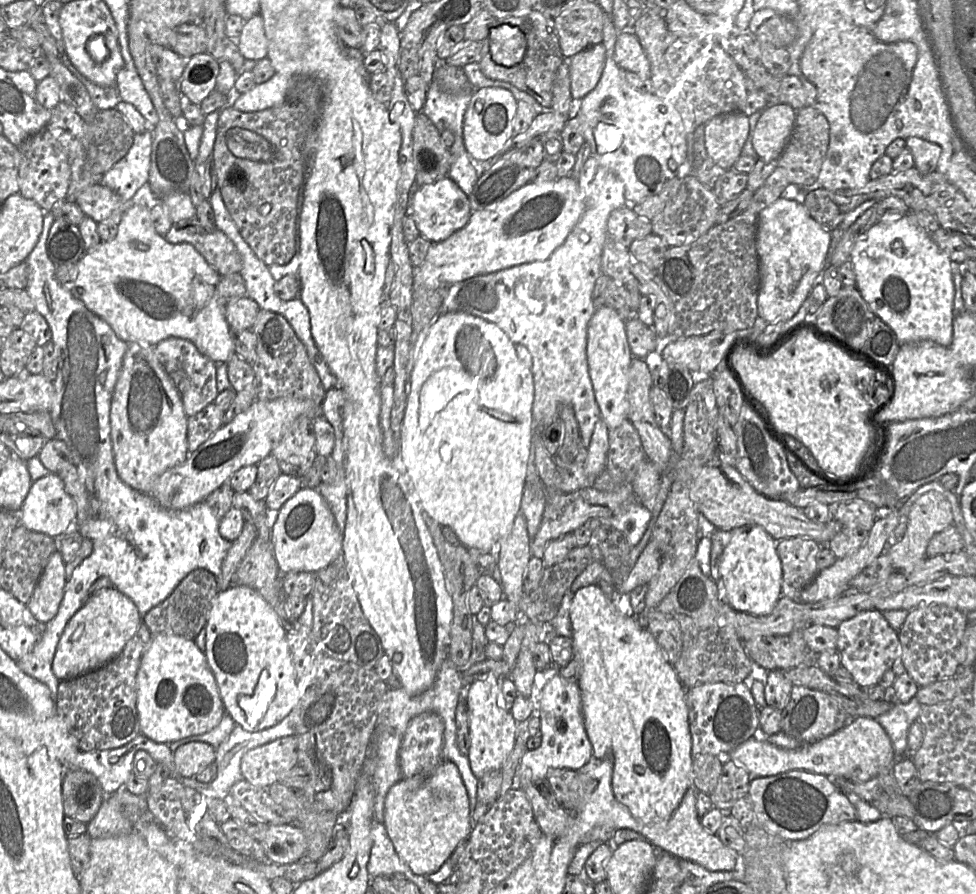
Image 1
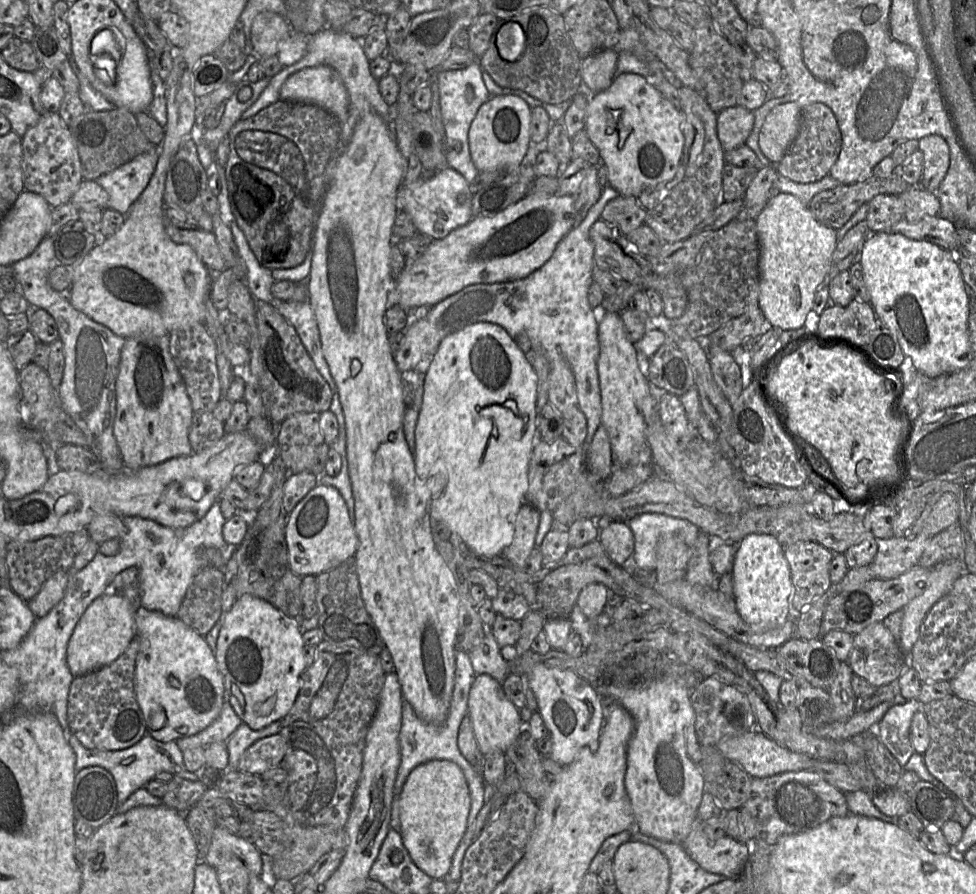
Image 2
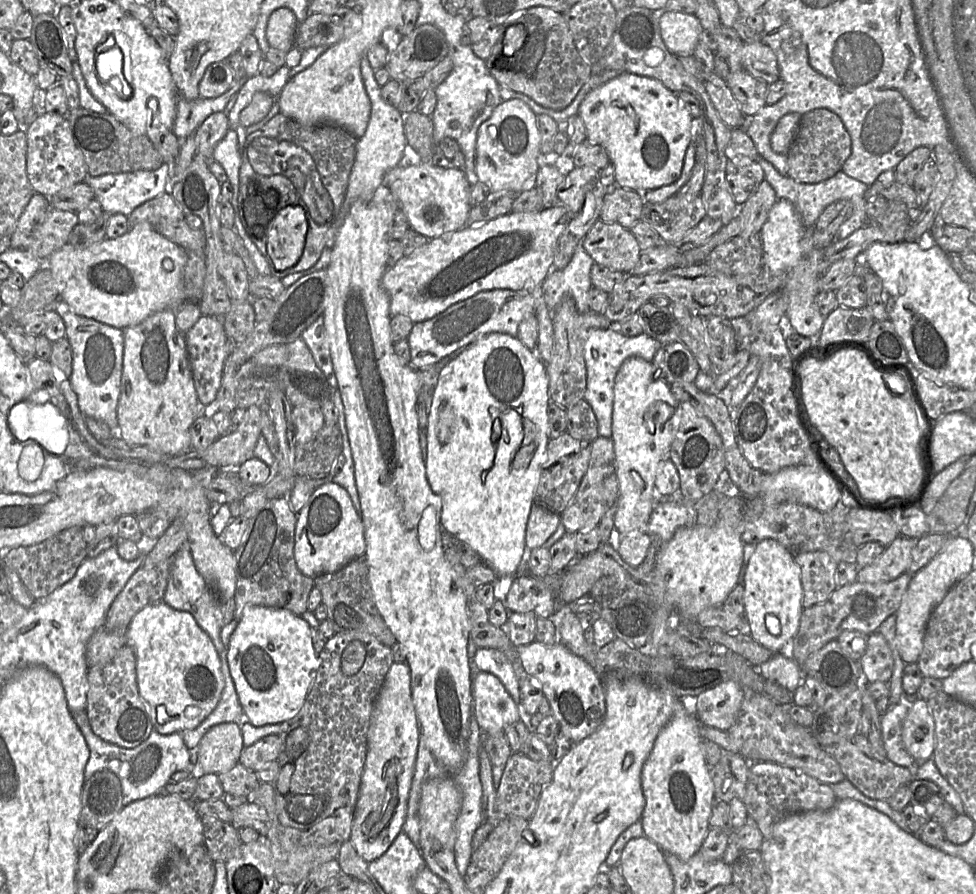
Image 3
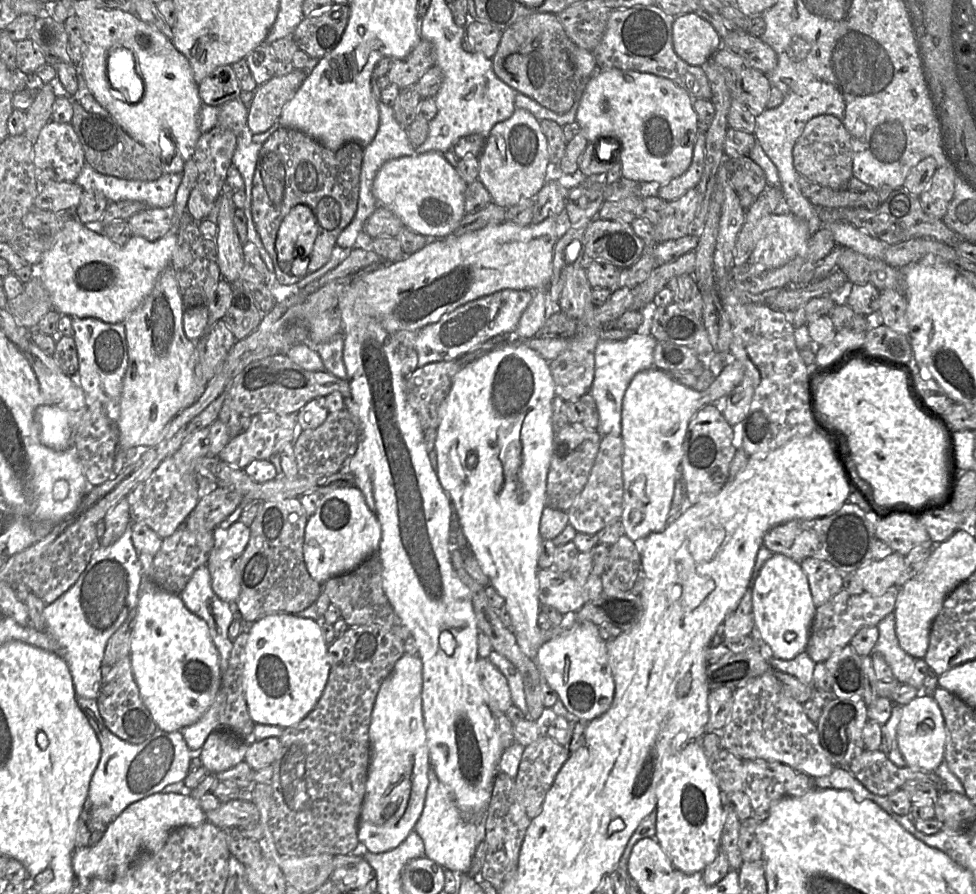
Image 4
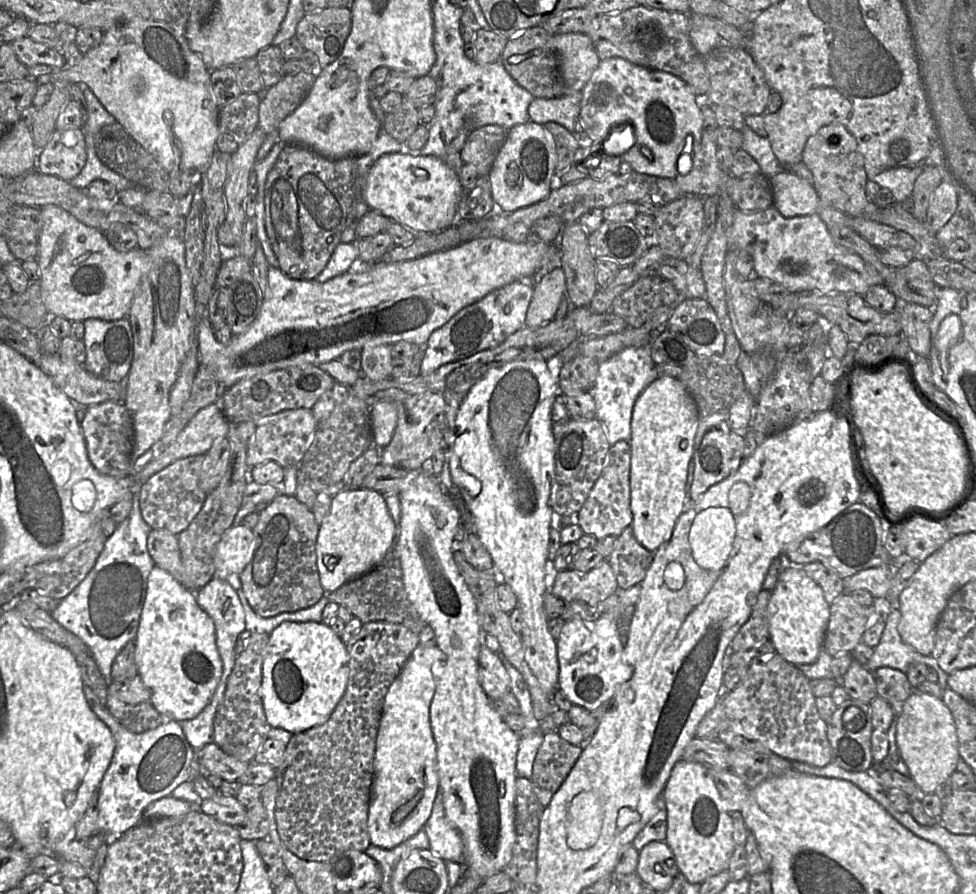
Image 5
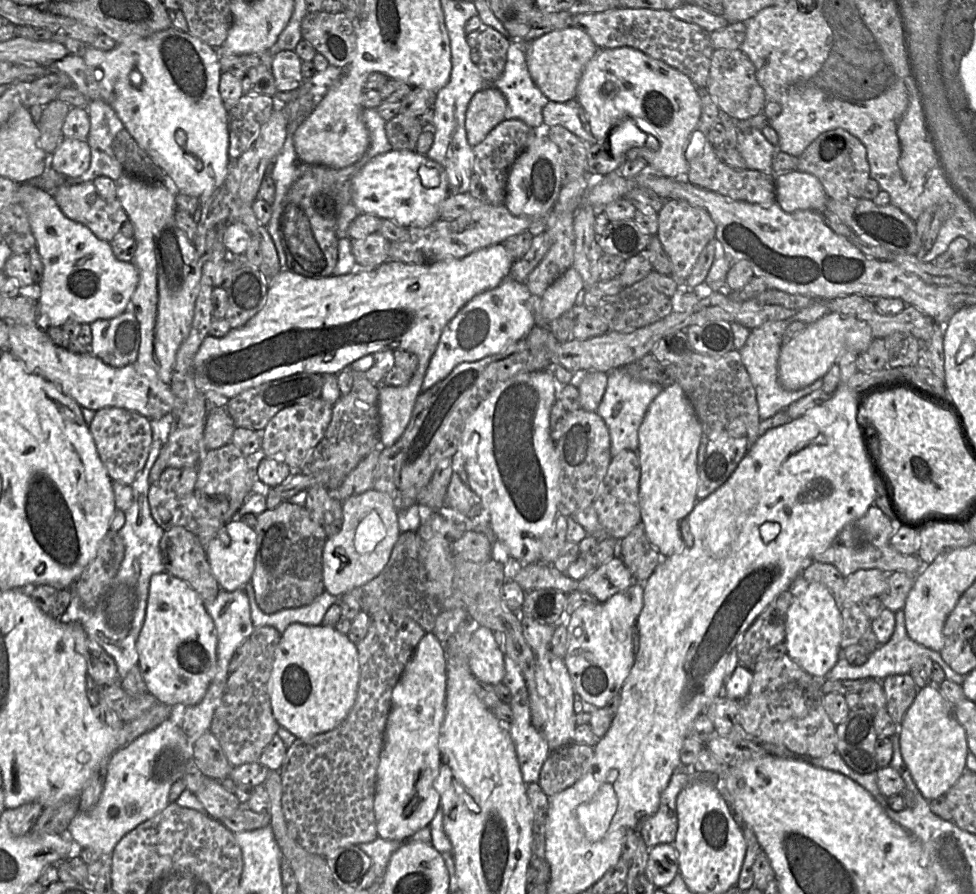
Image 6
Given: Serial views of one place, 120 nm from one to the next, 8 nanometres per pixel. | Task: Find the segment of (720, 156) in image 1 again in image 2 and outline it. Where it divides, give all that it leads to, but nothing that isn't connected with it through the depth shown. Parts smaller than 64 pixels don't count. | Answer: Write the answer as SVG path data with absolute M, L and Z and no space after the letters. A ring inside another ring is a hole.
M742 106L728 107L717 113L717 135L724 151L743 144L754 126L754 112Z

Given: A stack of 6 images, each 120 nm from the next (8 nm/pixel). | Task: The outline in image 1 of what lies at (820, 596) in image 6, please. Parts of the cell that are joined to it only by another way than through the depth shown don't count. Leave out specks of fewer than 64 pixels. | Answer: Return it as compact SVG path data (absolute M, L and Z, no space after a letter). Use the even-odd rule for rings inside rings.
M743 526L730 532L728 545L721 555L719 572L725 586L727 603L736 611L754 616L770 615L782 596L783 571L776 550L777 541L760 526Z

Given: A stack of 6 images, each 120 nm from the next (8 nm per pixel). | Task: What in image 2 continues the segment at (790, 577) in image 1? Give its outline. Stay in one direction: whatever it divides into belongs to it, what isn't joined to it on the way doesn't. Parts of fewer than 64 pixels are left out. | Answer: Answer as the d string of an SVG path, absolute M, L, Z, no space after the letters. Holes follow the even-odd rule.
M816 542L785 545L792 581L791 606L797 611L821 597L833 584L829 565L834 553Z

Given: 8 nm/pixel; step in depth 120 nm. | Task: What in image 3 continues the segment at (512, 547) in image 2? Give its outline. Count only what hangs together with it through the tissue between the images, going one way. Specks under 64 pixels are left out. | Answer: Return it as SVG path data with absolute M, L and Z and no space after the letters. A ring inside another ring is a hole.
M535 503L530 511L525 534L527 552L542 547L561 523L560 514Z

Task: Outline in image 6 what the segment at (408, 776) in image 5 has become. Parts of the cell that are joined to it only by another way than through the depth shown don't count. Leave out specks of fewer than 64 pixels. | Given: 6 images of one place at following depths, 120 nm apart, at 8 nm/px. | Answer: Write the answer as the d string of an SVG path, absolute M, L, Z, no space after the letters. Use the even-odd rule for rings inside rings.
M432 632L426 633L392 692L385 742L377 767L374 798L377 833L383 839L405 840L428 826L440 806L435 779L440 768L439 737L446 710L446 685L446 650Z

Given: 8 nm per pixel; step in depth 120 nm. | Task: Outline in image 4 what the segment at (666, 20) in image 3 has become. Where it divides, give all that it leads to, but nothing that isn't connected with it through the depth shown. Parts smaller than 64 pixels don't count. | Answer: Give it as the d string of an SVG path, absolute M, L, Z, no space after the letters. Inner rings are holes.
M693 12L676 16L672 31L674 51L691 65L702 66L723 44L715 28Z

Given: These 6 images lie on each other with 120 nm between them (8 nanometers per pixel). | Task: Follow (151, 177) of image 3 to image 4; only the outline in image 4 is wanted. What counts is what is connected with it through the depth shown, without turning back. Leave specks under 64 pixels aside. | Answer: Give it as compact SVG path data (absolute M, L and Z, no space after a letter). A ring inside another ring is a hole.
M85 163L74 182L84 191L102 193L109 203L137 201L150 208L166 208L174 205L181 179L181 174L164 173L155 181L124 180L101 174Z

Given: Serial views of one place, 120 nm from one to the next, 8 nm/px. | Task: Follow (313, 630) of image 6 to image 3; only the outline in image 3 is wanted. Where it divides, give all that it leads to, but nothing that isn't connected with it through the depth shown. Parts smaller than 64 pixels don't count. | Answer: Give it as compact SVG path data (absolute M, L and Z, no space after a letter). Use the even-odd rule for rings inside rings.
M245 607L227 645L227 661L247 722L255 727L280 724L301 710L321 665L312 633L302 616L286 609Z

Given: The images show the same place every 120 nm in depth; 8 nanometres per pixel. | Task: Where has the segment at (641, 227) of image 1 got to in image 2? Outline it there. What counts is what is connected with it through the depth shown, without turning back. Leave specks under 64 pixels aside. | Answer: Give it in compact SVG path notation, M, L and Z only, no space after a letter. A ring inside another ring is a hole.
M623 197L609 201L601 213L601 220L617 228L627 236L645 224L647 210L638 202L638 197Z

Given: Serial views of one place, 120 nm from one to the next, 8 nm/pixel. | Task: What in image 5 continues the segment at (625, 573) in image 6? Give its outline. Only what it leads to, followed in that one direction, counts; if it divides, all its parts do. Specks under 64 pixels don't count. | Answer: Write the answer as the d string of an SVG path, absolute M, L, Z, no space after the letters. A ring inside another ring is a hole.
M605 559L588 572L558 571L553 586L548 589L565 602L582 600L593 606L619 591L616 576Z

